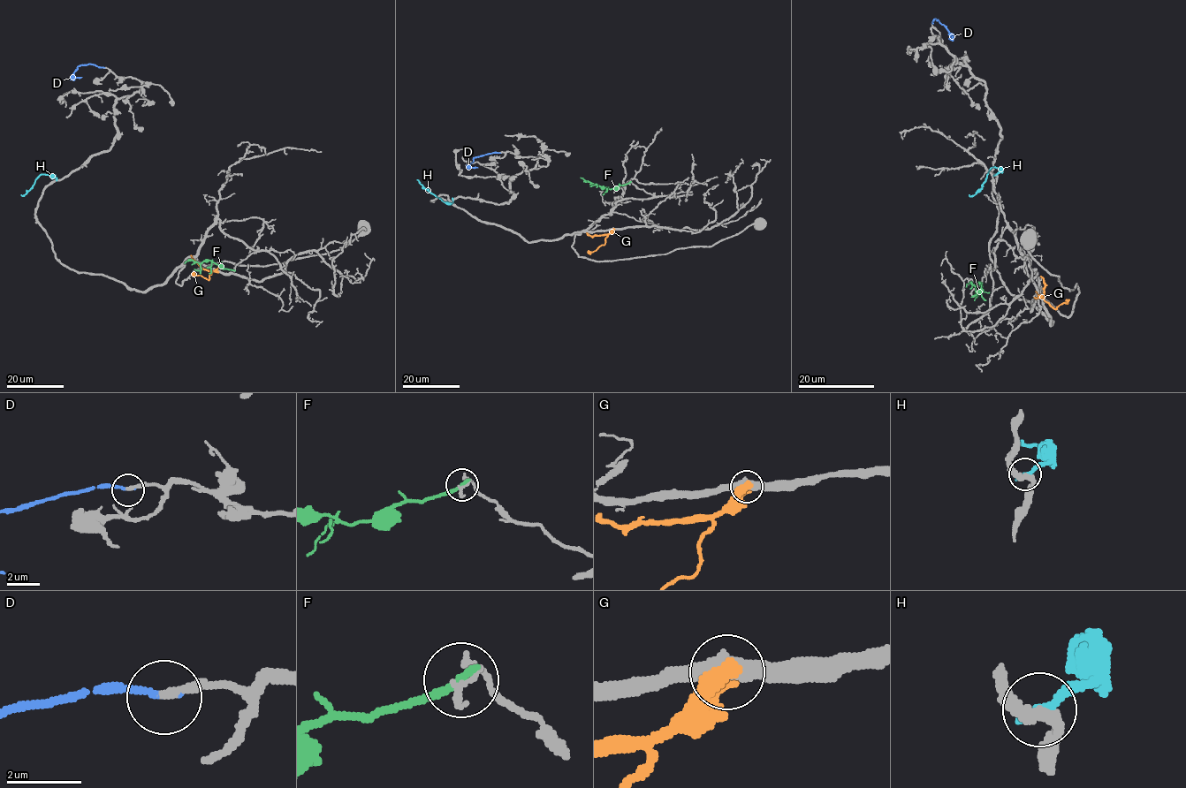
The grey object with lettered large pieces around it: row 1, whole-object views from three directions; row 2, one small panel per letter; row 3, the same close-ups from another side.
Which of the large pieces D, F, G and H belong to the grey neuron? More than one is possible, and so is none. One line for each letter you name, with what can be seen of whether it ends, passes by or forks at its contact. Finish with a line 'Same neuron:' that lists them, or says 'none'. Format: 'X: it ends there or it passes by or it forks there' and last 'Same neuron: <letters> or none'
D: it ends there
Same neuron: D

